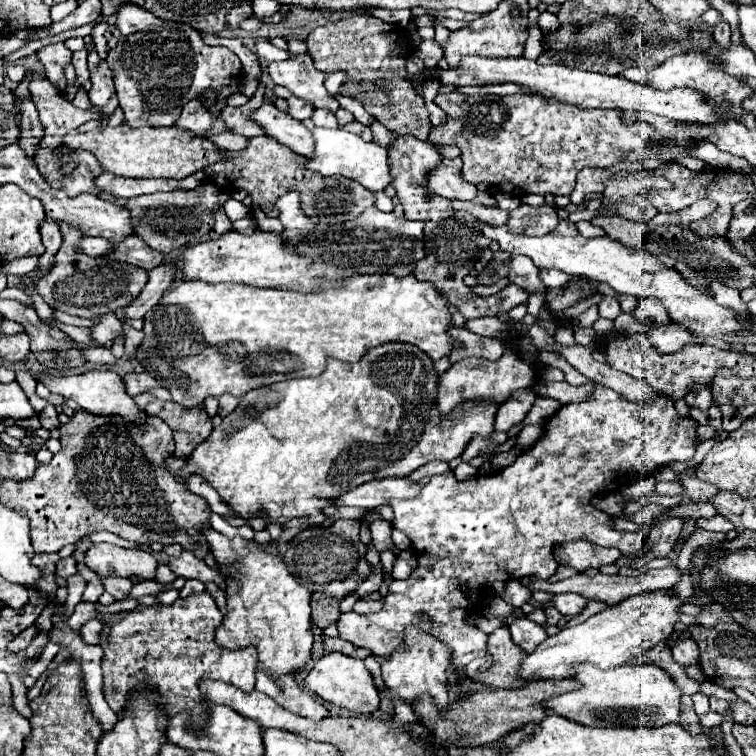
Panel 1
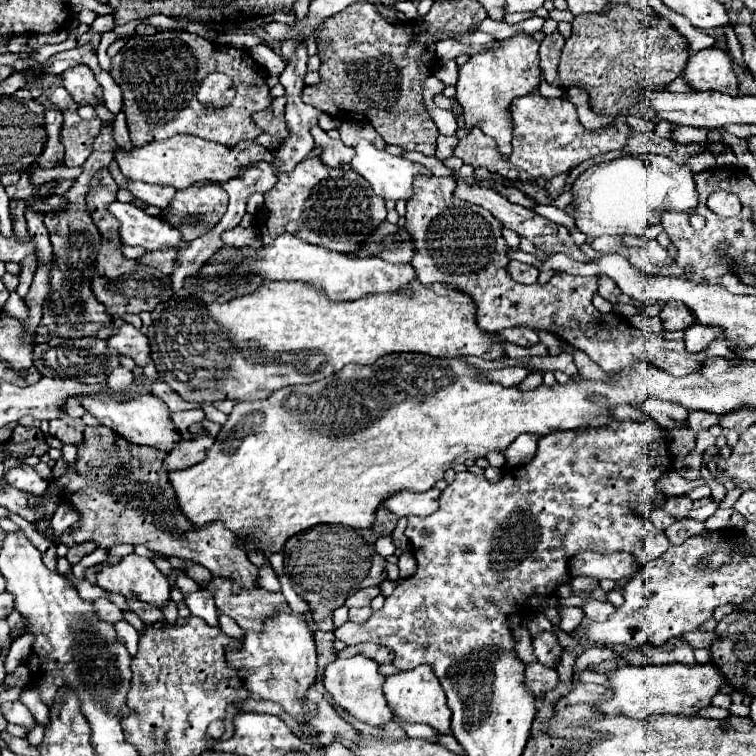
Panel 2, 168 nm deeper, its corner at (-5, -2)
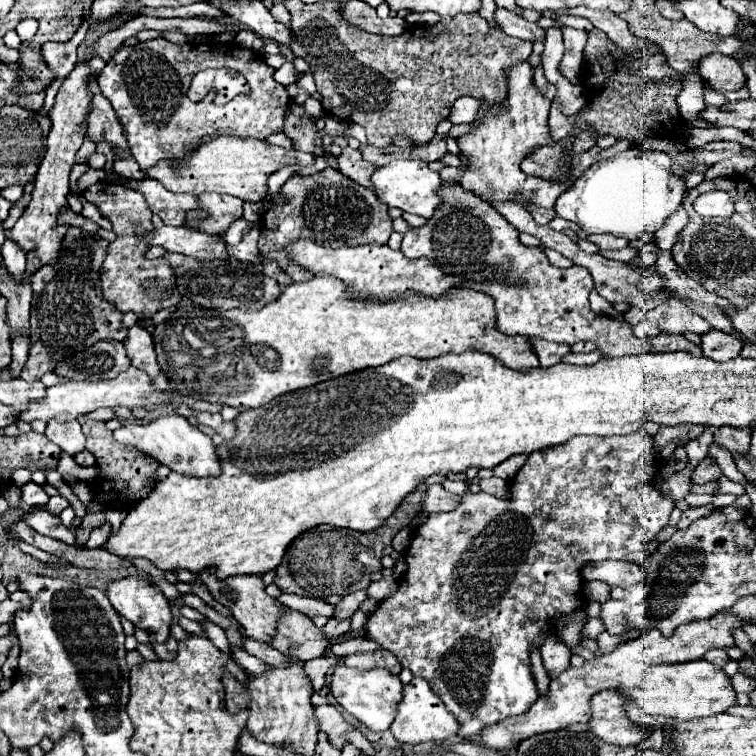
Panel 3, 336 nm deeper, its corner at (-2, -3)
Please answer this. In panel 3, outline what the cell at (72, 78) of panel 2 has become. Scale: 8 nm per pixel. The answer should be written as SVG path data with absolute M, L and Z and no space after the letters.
M96 77L88 79L88 87L92 91L92 103L88 111L88 137L98 143L98 141L108 141L112 149L122 149L128 151L126 137L122 135L122 125L108 103L108 99L102 95Z

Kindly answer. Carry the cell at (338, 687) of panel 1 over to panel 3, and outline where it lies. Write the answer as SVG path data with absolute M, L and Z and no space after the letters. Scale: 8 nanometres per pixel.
M336 665L332 673L332 683L330 683L330 691L334 699L370 731L386 731L392 725L392 719L396 713L394 707L400 701L400 687L402 683L398 675L392 675L388 669L382 669L382 667L360 671L346 665Z

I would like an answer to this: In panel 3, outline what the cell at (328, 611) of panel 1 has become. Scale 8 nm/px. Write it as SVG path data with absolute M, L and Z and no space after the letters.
M420 489L412 491L398 507L396 511L384 521L382 527L378 527L372 533L356 533L352 529L336 529L336 527L314 527L300 537L296 537L282 563L276 567L276 579L274 583L284 593L296 593L300 597L312 597L322 599L330 603L338 603L342 597L346 597L352 591L366 589L370 585L370 573L382 571L380 557L386 545L390 545L392 537L408 525L408 511L416 507L420 501Z

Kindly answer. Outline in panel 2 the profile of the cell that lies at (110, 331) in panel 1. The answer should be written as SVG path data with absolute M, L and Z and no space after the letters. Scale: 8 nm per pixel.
M131 324L121 326L119 332L115 336L111 336L107 342L109 342L109 348L117 350L119 354L125 354L125 356L133 358L135 364L141 366L141 368L145 368L151 362L147 336L141 330L133 328Z

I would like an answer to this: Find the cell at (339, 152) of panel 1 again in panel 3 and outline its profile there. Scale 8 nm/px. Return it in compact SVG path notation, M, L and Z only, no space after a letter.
M412 159L392 161L388 165L376 167L370 181L374 185L376 197L382 203L386 203L390 207L398 207L402 211L410 211L410 213L420 215L424 219L430 219L434 209L440 205L440 197L436 193L436 189L440 187L440 177L438 177L436 171L432 171L428 167L426 161L412 161Z

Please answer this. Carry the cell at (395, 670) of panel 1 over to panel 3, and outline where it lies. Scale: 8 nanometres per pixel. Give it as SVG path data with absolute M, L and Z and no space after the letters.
M414 677L408 685L404 685L402 689L402 701L396 705L396 717L390 725L392 735L400 741L400 743L424 743L424 741L442 741L442 739L452 739L456 737L458 731L458 723L456 719L448 713L448 709L444 707L442 699L436 697L436 693L430 689L430 683L422 677Z

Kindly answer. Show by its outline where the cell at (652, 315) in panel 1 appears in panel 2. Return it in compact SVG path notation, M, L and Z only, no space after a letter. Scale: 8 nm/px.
M667 302L661 308L659 318L663 322L663 328L669 332L685 330L687 326L695 324L695 318L691 318L691 312L687 310L687 306L683 306L683 302Z

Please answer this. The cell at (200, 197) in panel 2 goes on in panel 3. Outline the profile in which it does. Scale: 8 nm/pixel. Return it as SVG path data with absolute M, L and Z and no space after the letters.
M202 193L196 197L198 209L186 213L186 227L204 233L226 233L230 223L242 217L242 199L222 193Z

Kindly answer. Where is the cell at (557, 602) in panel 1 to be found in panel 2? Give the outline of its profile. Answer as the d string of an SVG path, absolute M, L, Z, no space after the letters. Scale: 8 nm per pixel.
M587 598L587 604L583 606L583 612L589 620L595 620L595 622L605 622L617 608L611 604L611 602L599 602L599 600L593 600L593 598Z

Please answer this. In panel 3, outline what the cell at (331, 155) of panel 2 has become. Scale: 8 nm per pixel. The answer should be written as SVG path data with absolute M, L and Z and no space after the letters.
M346 147L340 155L338 155L338 167L340 171L350 177L352 181L364 185L364 187L370 187L372 189L372 183L368 183L372 171L376 169L372 163L364 161L360 151L358 149L352 149L352 147Z

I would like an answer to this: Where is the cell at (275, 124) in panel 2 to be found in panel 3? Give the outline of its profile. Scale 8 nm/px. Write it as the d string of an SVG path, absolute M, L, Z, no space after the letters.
M288 105L286 115L284 115L284 135L292 139L294 149L314 153L314 155L324 155L322 145L316 145L316 125L308 117L304 117L302 105Z

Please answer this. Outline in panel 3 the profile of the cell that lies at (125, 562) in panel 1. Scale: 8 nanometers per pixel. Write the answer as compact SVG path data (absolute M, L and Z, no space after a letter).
M130 575L124 579L116 579L106 587L106 595L108 595L112 607L120 615L124 615L128 621L132 621L136 627L142 627L146 631L152 629L160 643L164 643L168 639L170 625L172 625L170 605L168 605L168 599L164 597L164 593L154 583L150 583L148 575Z

